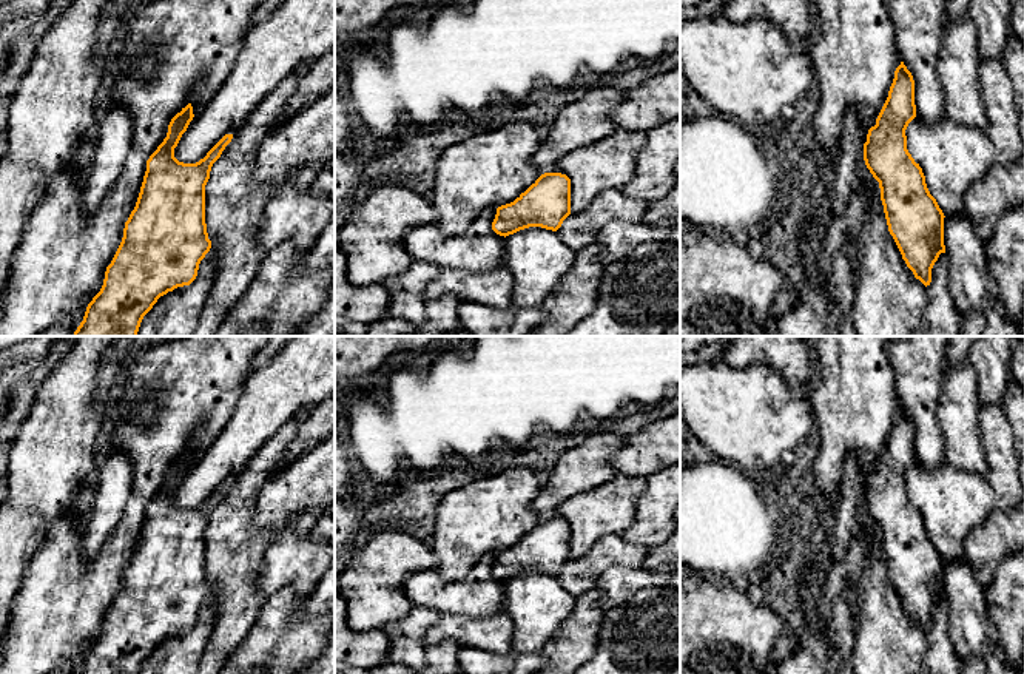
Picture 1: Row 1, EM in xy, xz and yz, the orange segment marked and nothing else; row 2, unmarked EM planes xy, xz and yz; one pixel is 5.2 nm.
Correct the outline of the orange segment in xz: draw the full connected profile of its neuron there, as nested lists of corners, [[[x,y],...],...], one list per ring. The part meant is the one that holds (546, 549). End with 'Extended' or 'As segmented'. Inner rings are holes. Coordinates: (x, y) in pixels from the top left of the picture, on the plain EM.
[[[544,518],[514,548],[497,554],[492,575],[504,583],[529,572],[557,577],[569,560],[571,524]]]. As segmented

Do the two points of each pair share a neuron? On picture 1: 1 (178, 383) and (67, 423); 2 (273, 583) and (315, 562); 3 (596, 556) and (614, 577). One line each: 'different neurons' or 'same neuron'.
1: different neurons
2: same neuron
3: different neurons

